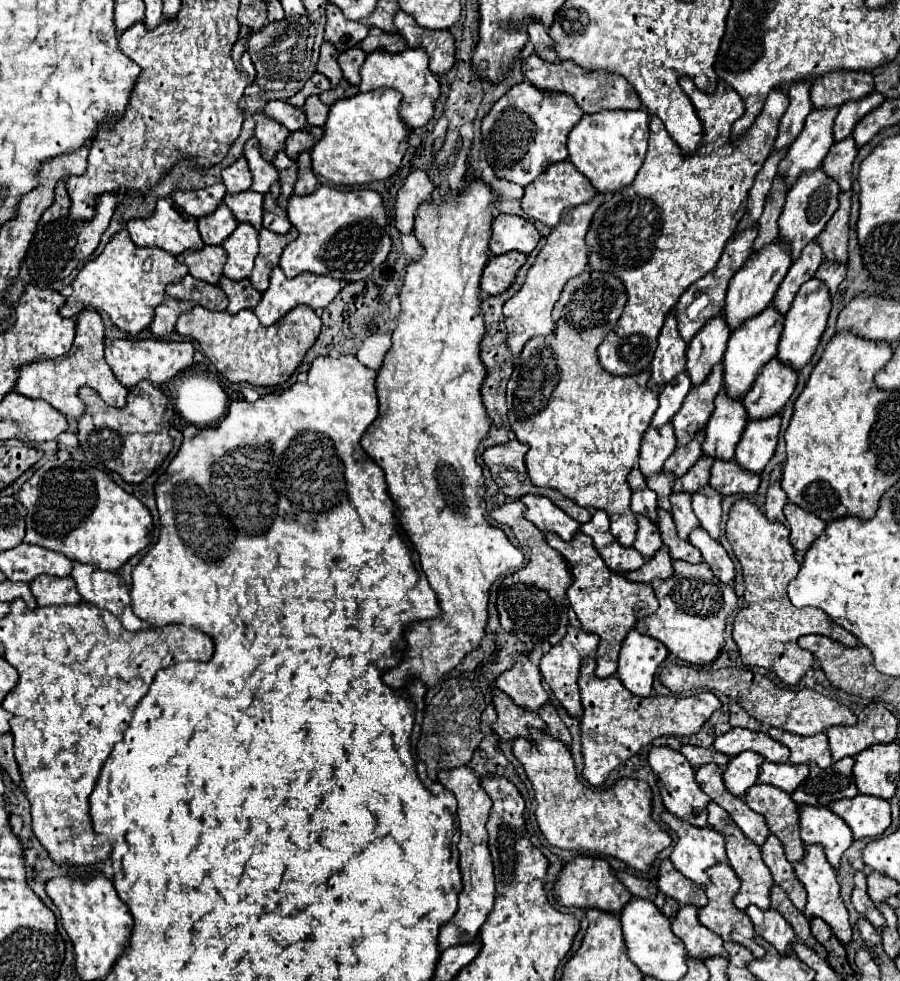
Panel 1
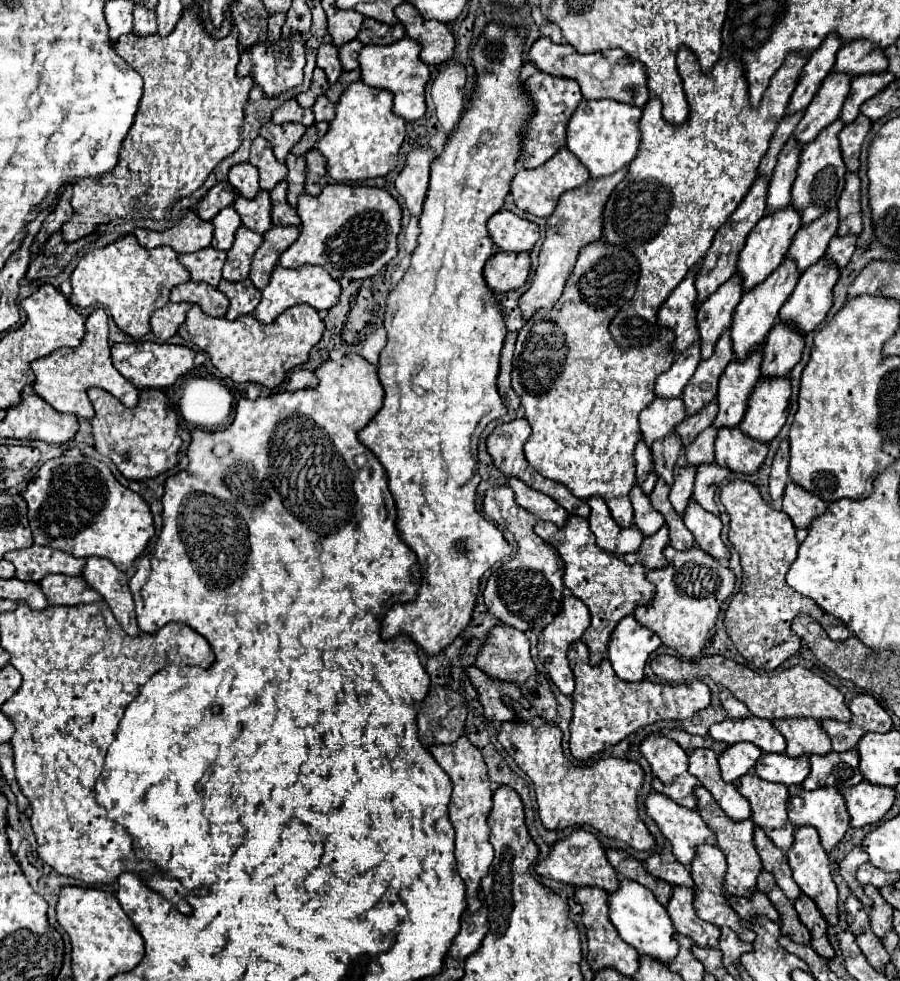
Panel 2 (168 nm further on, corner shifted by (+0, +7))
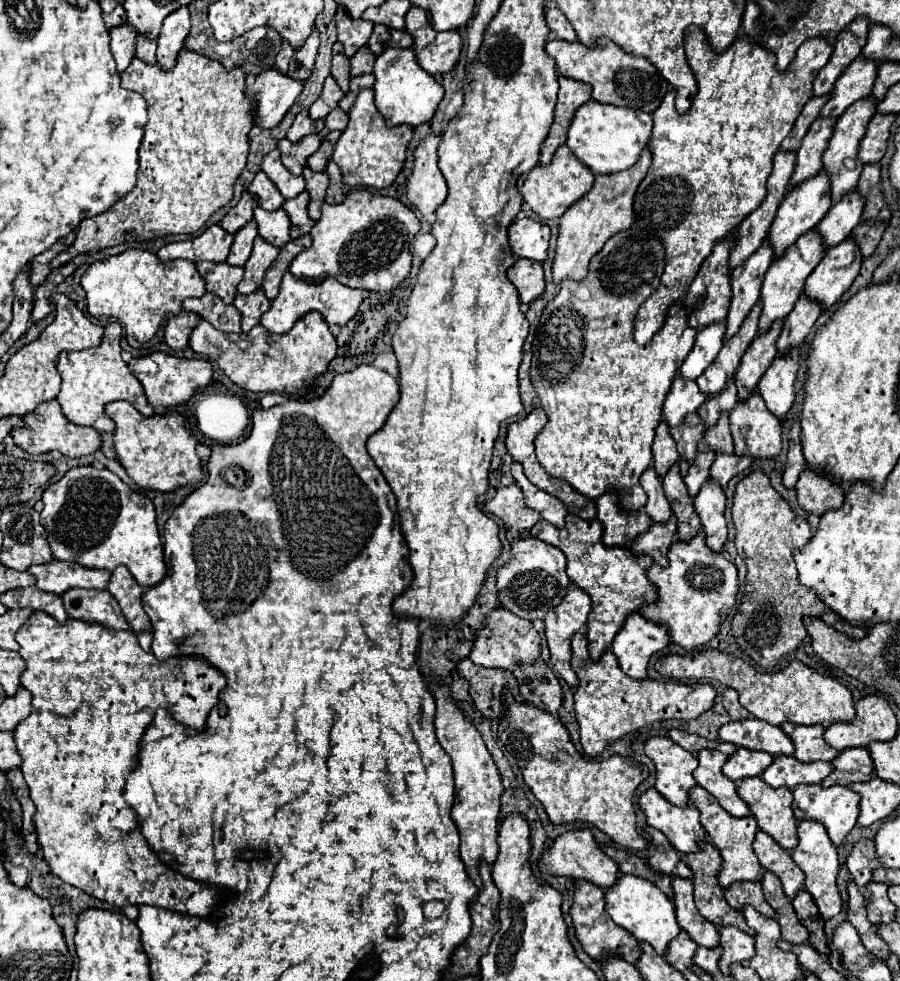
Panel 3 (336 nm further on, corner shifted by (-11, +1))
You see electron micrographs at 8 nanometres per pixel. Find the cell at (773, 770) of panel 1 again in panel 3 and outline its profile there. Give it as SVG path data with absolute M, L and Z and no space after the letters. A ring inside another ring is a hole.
M776 757L774 763L762 773L762 779L770 787L796 787L800 783L822 783L832 773L832 763L800 763L794 757Z

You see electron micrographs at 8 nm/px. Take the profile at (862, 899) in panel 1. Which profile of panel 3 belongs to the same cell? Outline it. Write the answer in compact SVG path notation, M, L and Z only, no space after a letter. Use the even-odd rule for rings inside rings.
M860 839L854 849L850 851L848 855L848 871L854 879L854 883L858 885L860 893L864 897L870 897L868 889L866 889L866 883L872 879L872 871L876 867L880 867L880 861L876 857L876 849L874 849L874 841L872 839Z

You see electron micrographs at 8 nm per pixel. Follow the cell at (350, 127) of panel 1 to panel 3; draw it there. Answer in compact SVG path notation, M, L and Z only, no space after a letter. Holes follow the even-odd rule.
M362 89L358 93L356 103L350 109L350 123L342 131L336 147L334 147L334 163L342 169L344 183L350 187L390 187L406 161L406 149L412 139L412 127L398 125L386 127L384 117L378 113L374 105L374 91Z

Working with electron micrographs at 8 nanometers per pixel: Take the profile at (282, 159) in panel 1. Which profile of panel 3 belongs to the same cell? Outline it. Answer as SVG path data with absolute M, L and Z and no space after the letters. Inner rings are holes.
M304 169L302 177L306 179L306 191L310 193L310 205L308 205L308 213L314 221L320 219L320 207L324 203L326 197L326 189L328 189L328 175L326 173L316 173L312 169Z

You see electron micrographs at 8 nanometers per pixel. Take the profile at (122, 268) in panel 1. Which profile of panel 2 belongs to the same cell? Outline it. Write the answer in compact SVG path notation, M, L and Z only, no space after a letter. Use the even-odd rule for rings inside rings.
M123 235L107 247L89 251L71 273L71 297L69 303L75 307L103 307L109 309L117 327L141 339L149 331L149 317L155 309L169 303L169 293L175 285L187 283L189 271L179 263L177 253L171 247L145 249L137 243L135 235Z

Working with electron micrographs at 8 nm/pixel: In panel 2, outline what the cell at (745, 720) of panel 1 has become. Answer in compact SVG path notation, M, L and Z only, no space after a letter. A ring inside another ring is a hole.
M727 689L721 691L721 705L727 711L729 719L745 719L751 715L751 711L739 699L735 699Z

